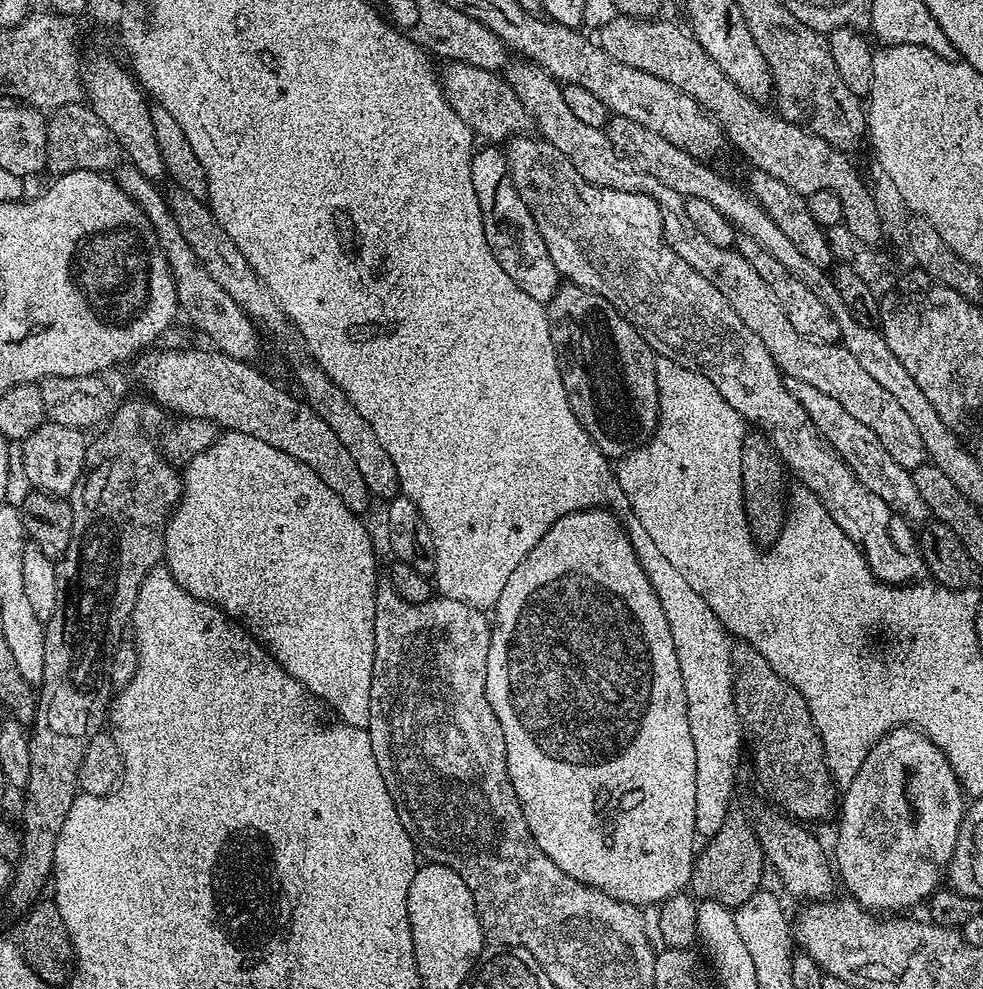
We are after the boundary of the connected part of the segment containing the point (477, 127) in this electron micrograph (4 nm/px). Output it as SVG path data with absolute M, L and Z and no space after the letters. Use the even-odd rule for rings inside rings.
M448 62L439 69L440 87L448 97L450 106L462 122L472 129L477 137L484 142L507 142L513 136L527 133L530 128L526 106L514 94L503 75L482 70L478 66L470 66L466 62Z

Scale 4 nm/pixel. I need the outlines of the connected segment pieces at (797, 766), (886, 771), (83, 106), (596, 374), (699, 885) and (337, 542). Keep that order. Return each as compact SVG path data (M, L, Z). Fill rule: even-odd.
M743 642L732 645L732 681L734 682L734 702L740 715L742 731L747 743L752 743L752 764L756 767L756 776L775 807L785 811L789 816L801 821L824 820L835 813L838 808L838 785L832 779L828 769L828 759L824 756L824 743L812 714L808 709L806 698L793 684L786 682L754 650L754 646Z
M915 726L895 728L893 732L887 732L878 743L870 750L866 762L854 774L854 778L846 785L842 792L842 801L838 810L840 816L840 833L836 836L836 852L834 848L834 864L838 869L839 879L848 887L847 895L868 908L869 911L900 914L904 908L912 908L916 903L927 901L928 897L941 887L942 877L945 875L948 864L955 852L955 844L958 842L959 828L962 826L966 811L966 793L960 787L960 779L956 776L956 769L952 761L946 758L946 754L932 741L926 733Z
M87 103L67 104L55 109L47 117L48 121L48 162L47 171L52 174L63 174L65 172L99 172L101 174L111 173L121 167L122 153L114 134L102 126L102 118L94 114Z
M571 282L561 283L560 289L554 294L554 298L548 300L546 307L550 334L554 338L557 352L560 353L568 401L578 422L582 422L586 434L590 434L598 450L602 450L609 458L625 456L647 444L656 432L656 419L660 416L657 355L652 347L614 305L589 288Z
M736 810L726 814L726 822L722 822L722 830L718 834L707 837L708 844L697 851L692 861L692 878L690 888L700 900L713 900L733 910L742 906L754 893L761 891L760 879L766 872L764 851L760 845L752 821Z
M225 431L217 435L216 441L198 458L189 462L187 468L183 469L182 479L184 481L184 493L180 496L180 503L176 505L172 517L164 531L164 559L163 563L168 573L194 598L206 600L209 604L215 604L221 608L226 615L233 620L242 621L253 640L260 641L265 648L271 652L274 659L302 686L307 692L311 692L317 701L329 704L337 712L343 723L355 728L367 728L370 722L370 690L372 689L372 671L374 670L374 606L376 605L376 556L372 553L372 540L364 533L360 525L361 517L352 512L306 466L301 460L294 459L290 454L262 442L262 438L254 438L250 434L241 432Z

